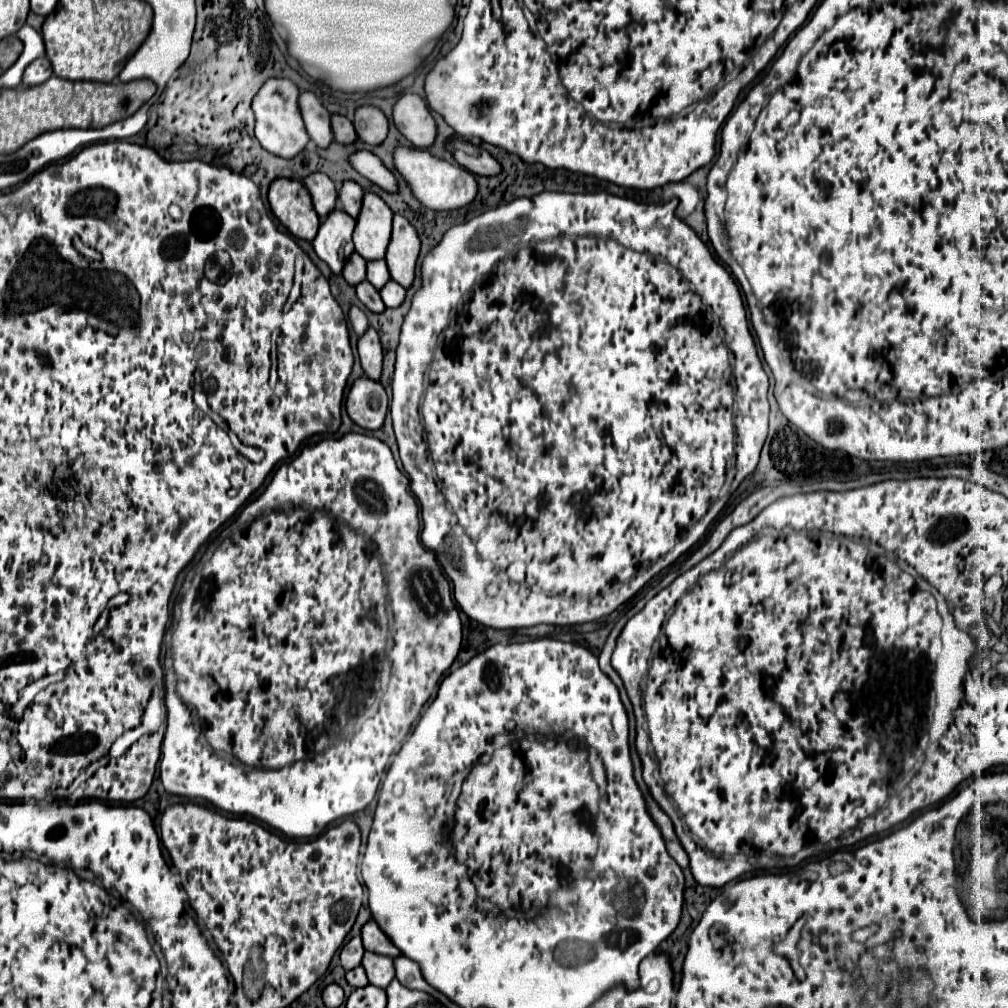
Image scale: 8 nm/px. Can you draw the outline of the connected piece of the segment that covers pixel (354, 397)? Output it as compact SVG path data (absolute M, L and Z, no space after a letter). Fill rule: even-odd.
M361 376L353 382L345 406L349 418L357 426L367 430L377 430L385 420L389 398L385 388L377 380Z

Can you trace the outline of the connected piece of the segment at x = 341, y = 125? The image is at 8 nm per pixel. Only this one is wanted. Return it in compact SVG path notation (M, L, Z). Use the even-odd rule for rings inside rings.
M333 114L331 116L331 130L333 130L335 140L341 142L341 144L351 144L357 138L351 120L345 118L345 116L341 116L341 114Z

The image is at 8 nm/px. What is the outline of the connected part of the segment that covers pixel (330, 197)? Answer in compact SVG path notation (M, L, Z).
M313 172L303 178L303 184L311 194L315 212L323 220L335 208L335 202L337 202L337 188L333 180L323 172Z

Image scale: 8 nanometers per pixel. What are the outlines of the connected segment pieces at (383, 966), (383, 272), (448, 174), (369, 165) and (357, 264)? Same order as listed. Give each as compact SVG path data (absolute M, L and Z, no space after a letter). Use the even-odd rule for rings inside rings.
M365 952L361 964L367 972L369 984L373 984L377 988L387 988L387 984L395 978L393 960L389 956L381 956L381 954L375 954L375 952Z
M369 260L367 262L367 280L381 290L381 286L389 280L389 270L387 270L387 264L385 260Z
M397 146L393 150L393 164L395 164L399 176L411 188L413 196L429 210L439 212L439 210L461 208L461 206L467 206L477 194L477 182L475 182L475 176L469 170L455 166L455 164L443 160L443 158L437 158L425 148Z
M357 150L349 156L349 162L351 166L365 178L369 178L373 184L379 184L381 188L389 190L389 192L395 192L397 190L397 182L395 182L395 176L381 164L381 160L371 154L369 150Z
M353 252L351 258L345 262L345 266L343 266L343 278L351 286L357 286L357 282L365 280L365 260L361 256L357 256L357 252Z

